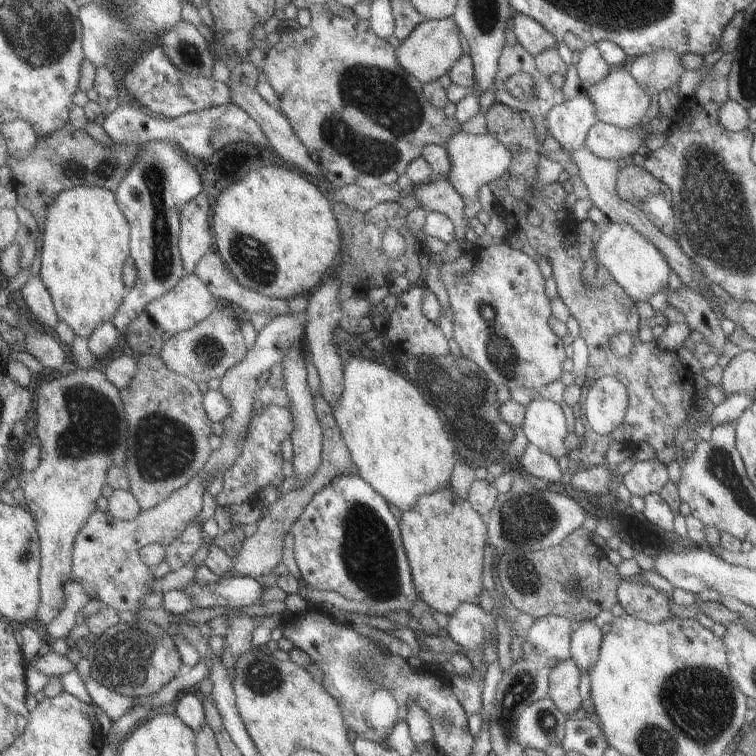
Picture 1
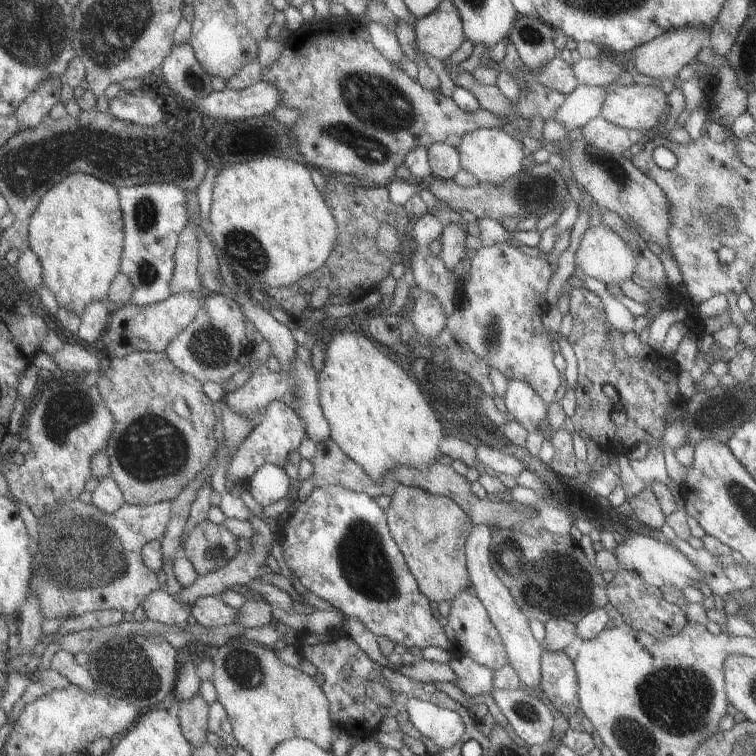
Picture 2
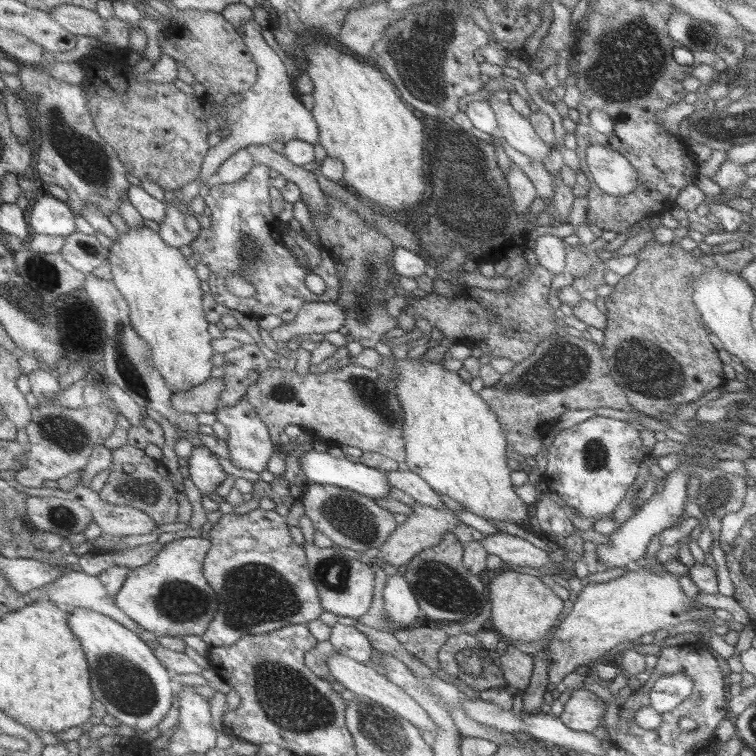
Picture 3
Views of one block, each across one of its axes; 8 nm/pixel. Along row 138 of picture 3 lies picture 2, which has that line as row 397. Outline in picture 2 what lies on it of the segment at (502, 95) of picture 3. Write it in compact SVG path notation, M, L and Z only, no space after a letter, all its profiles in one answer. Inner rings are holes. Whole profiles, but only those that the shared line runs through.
M507 378L505 392L501 396L505 404L505 413L509 418L513 418L526 431L539 431L539 422L546 419L548 406L545 406L535 392L525 382Z

